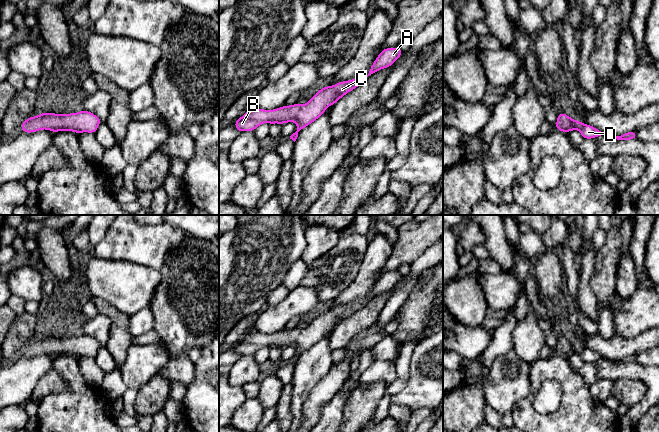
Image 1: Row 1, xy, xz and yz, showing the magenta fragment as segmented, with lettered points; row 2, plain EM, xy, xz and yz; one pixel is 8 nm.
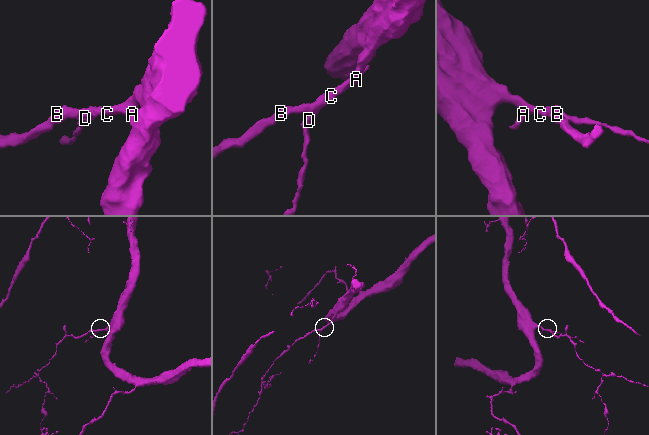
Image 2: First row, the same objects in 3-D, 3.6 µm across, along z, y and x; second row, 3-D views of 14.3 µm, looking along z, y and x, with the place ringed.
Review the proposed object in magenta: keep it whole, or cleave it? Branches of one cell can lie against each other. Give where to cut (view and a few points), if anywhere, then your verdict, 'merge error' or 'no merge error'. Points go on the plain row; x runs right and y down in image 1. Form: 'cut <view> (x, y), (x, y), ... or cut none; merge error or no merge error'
cut none; no merge error

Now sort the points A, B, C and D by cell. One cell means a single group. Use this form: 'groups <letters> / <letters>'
groups A B C D

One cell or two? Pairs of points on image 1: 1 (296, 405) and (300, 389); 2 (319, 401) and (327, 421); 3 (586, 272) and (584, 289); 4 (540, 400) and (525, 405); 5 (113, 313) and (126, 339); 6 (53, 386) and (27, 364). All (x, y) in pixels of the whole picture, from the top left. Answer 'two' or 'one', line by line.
1: one
2: two
3: one
4: two
5: one
6: two

